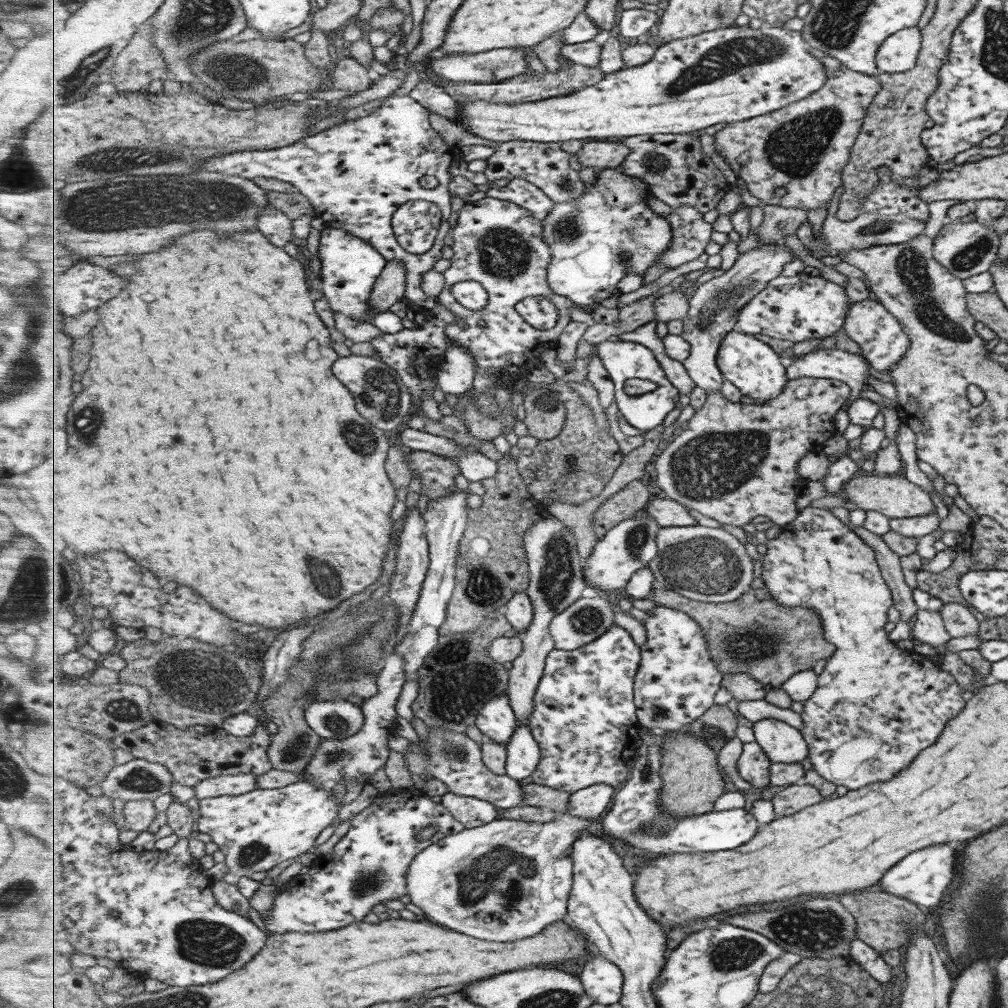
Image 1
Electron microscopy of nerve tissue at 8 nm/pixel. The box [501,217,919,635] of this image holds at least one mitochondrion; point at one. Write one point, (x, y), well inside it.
(708, 467)

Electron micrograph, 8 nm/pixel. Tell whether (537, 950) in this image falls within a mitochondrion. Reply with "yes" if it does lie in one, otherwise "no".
no

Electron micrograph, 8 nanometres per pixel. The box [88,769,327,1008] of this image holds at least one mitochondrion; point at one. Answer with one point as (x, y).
(206, 943)

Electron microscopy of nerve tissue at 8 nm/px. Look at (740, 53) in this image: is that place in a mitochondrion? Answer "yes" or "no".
yes

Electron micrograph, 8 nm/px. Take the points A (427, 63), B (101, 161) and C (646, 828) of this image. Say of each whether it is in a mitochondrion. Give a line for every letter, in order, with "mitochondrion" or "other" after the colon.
A: other
B: mitochondrion
C: mitochondrion

